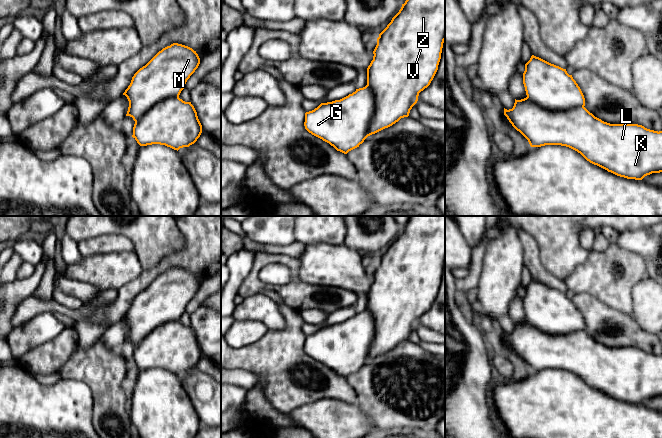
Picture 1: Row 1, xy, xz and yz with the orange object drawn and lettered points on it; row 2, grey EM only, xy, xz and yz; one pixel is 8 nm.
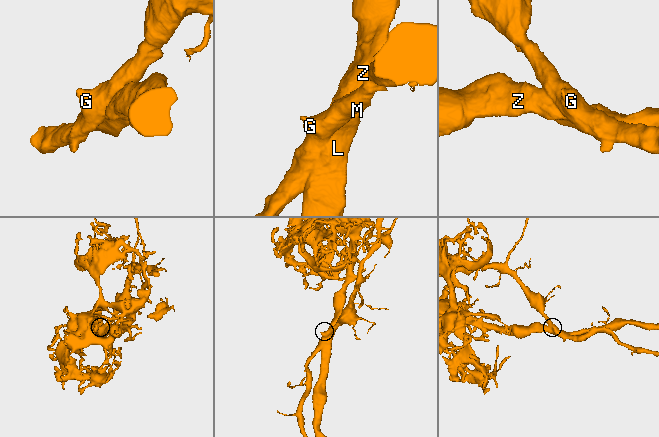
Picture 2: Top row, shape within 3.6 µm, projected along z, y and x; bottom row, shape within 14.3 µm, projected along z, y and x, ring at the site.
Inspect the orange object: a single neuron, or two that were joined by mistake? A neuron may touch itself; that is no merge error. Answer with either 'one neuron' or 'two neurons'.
two neurons

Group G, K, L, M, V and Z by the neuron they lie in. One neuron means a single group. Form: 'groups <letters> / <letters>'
groups G M / K L V Z

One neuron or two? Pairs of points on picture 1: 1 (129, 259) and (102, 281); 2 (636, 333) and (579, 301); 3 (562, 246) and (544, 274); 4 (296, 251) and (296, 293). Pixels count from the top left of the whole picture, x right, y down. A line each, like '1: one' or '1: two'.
1: one
2: one
3: two
4: two

